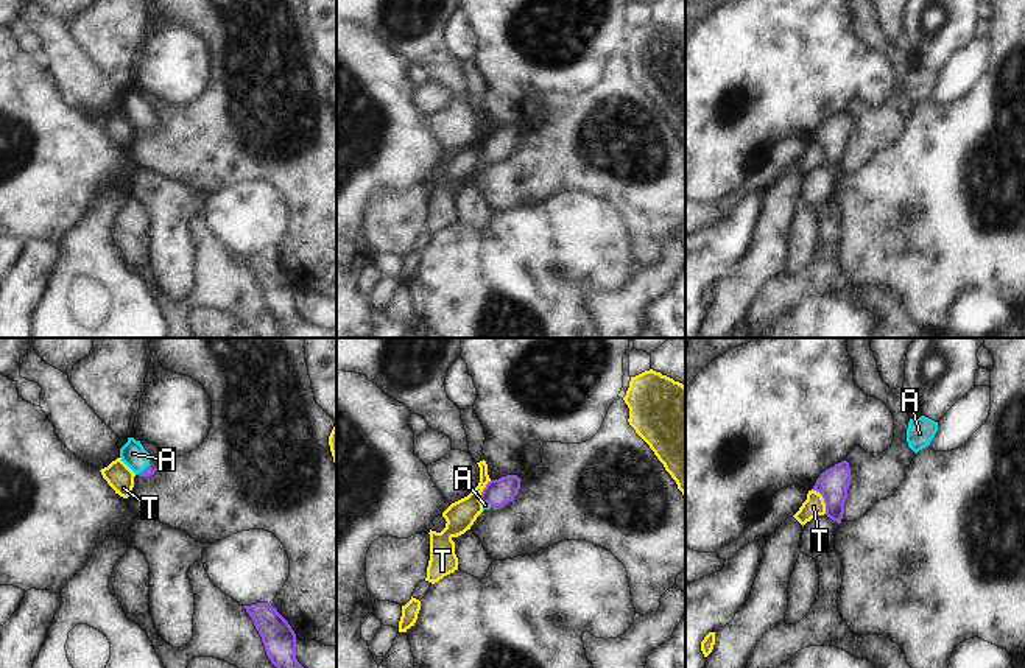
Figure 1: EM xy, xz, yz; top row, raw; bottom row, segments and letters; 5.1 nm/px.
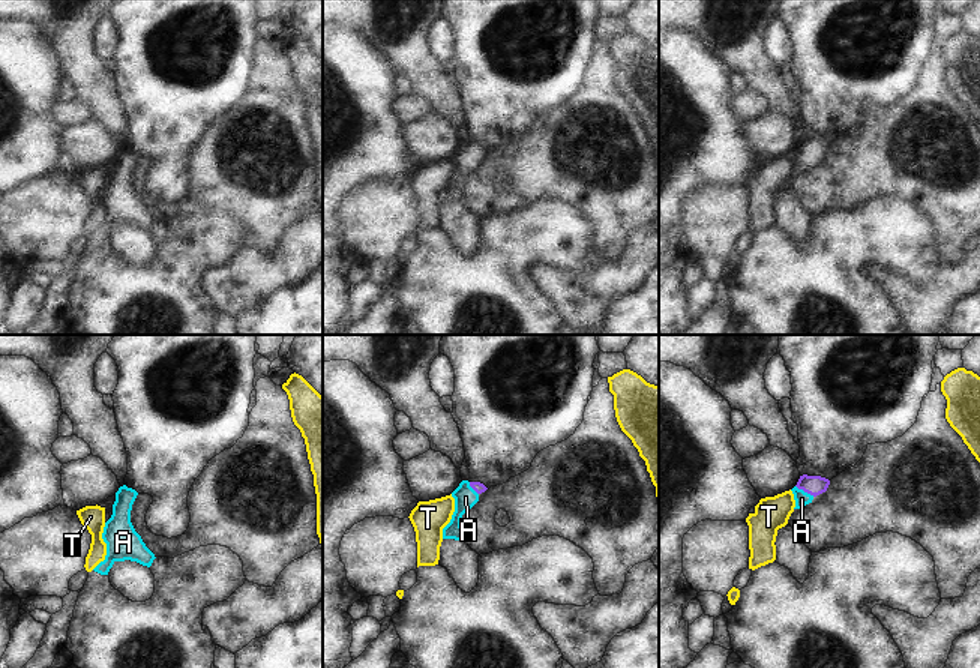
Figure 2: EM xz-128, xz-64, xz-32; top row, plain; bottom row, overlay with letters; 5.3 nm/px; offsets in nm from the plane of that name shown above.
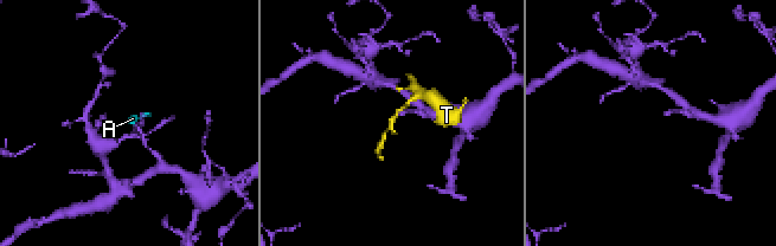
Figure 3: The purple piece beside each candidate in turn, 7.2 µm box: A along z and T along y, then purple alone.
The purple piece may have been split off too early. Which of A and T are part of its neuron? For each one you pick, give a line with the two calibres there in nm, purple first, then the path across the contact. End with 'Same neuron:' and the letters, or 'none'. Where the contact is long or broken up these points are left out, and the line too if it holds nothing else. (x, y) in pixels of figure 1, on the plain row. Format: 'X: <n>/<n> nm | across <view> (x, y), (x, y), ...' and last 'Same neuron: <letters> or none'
A: 50/130 nm | across xy (148, 122), (145, 120), (133, 105)
Same neuron: A

